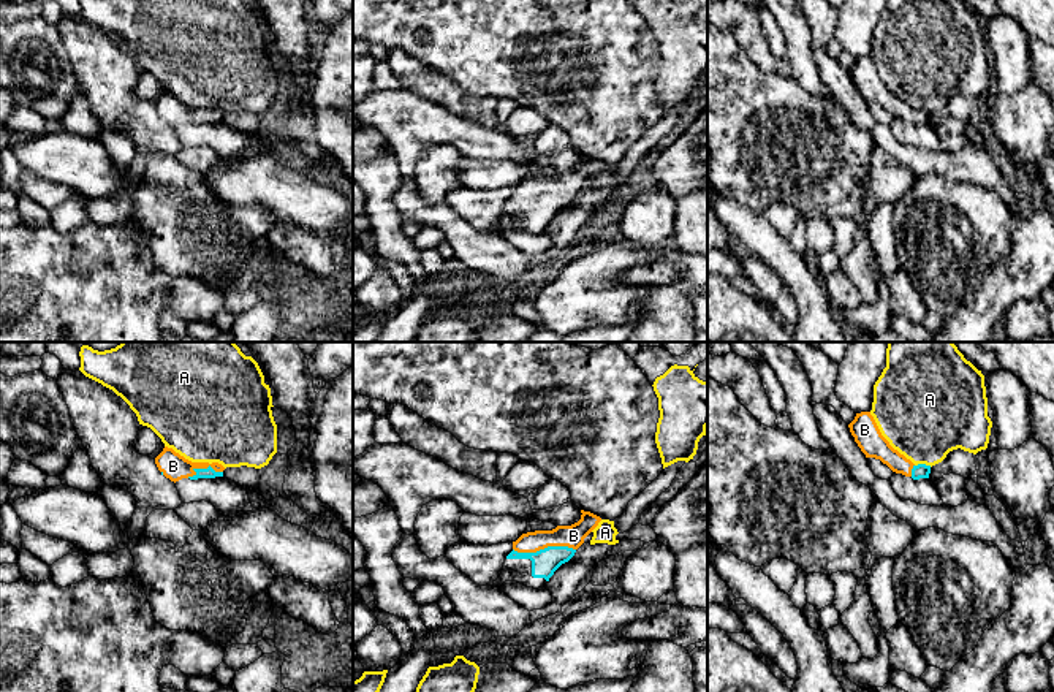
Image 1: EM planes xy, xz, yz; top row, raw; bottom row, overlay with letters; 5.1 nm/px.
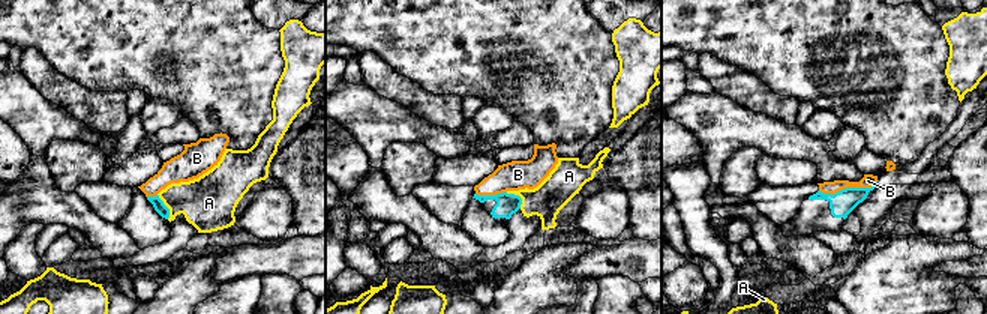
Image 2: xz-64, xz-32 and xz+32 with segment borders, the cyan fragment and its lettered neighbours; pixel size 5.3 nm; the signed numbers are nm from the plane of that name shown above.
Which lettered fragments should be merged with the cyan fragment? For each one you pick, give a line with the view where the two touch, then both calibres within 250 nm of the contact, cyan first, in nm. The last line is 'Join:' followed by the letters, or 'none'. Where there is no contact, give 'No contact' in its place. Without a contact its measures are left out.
B: Touches cyan in xz. Thickness 140 nm (cyan) against 120 nm
Join: B

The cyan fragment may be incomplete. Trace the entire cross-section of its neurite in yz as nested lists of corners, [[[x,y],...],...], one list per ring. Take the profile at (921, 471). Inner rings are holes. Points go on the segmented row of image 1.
[[[870,412],[856,413],[848,428],[866,458],[880,459],[893,472],[912,477],[913,480],[929,478],[931,466],[915,466],[910,459],[894,450],[881,435]]]

